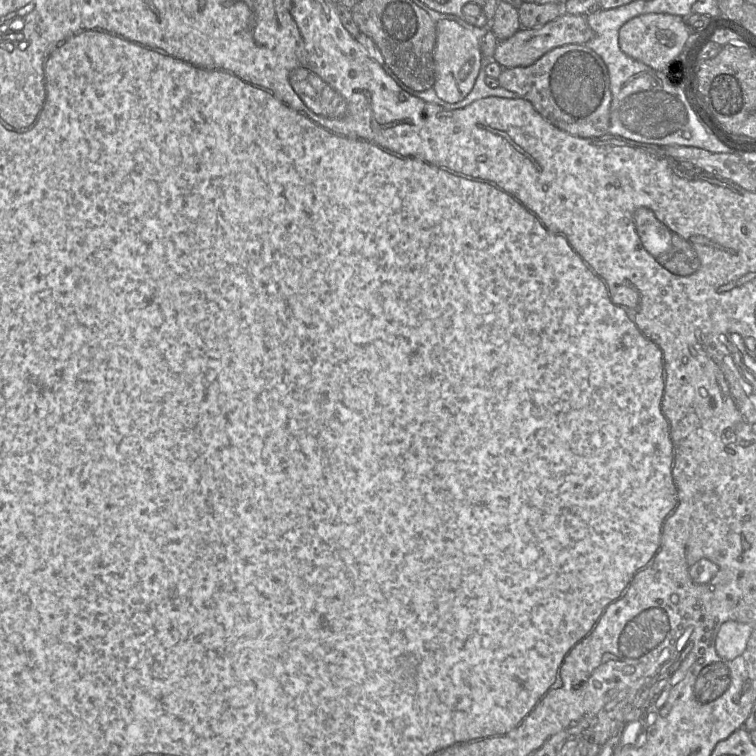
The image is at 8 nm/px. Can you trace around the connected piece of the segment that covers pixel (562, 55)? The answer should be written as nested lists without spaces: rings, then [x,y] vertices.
[[[584,44],[554,48],[535,64],[521,68],[503,68],[500,86],[519,94],[551,124],[582,138],[610,135],[612,92],[607,65]]]

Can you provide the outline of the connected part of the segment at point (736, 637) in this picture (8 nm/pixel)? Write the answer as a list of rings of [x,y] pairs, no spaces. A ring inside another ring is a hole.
[[[737,621],[724,622],[717,633],[715,647],[717,654],[725,660],[733,660],[746,649],[752,633],[749,624]]]

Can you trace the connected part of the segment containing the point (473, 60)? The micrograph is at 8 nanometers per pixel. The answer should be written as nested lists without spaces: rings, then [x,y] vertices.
[[[448,19],[439,20],[436,22],[436,31],[433,88],[440,99],[455,103],[472,91],[481,69],[483,55],[475,36],[457,22]]]

